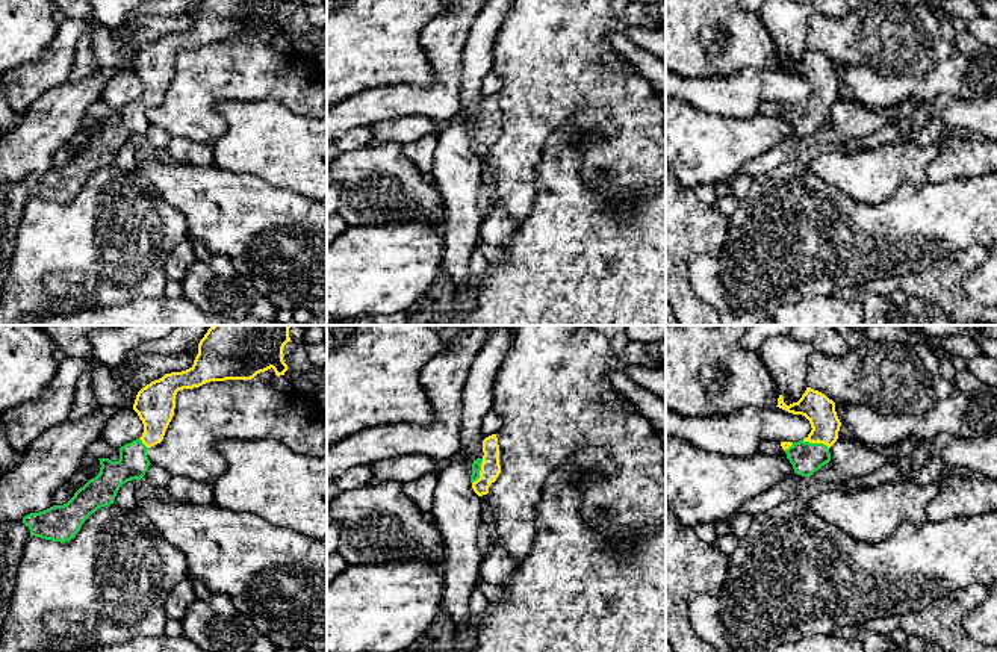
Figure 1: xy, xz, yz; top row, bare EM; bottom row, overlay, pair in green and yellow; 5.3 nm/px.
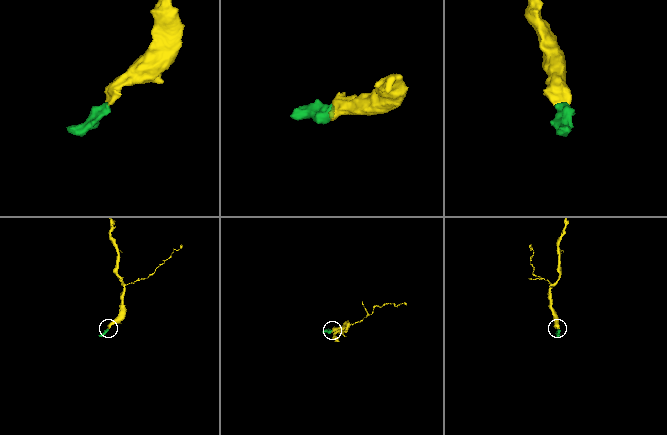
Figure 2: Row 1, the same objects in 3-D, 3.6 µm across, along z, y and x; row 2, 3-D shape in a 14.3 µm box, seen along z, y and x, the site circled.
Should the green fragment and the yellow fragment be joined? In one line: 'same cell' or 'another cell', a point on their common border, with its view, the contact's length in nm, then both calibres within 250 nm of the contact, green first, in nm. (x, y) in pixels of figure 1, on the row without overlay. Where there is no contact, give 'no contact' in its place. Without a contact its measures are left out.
same cell | xz (480, 130) | 150 nm | 50/110 nm

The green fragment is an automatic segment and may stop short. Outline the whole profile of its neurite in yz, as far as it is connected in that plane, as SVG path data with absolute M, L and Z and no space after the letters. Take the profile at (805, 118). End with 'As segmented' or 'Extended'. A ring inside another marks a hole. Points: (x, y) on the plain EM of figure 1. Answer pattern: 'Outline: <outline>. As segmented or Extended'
Outline: M806 48L797 64L787 67L779 56L779 70L805 77L811 85L811 94L799 103L781 103L794 135L811 138L831 123L829 109L837 103L841 83L835 73L835 64L825 54Z. Extended

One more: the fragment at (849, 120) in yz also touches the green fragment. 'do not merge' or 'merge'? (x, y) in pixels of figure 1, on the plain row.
do not merge

